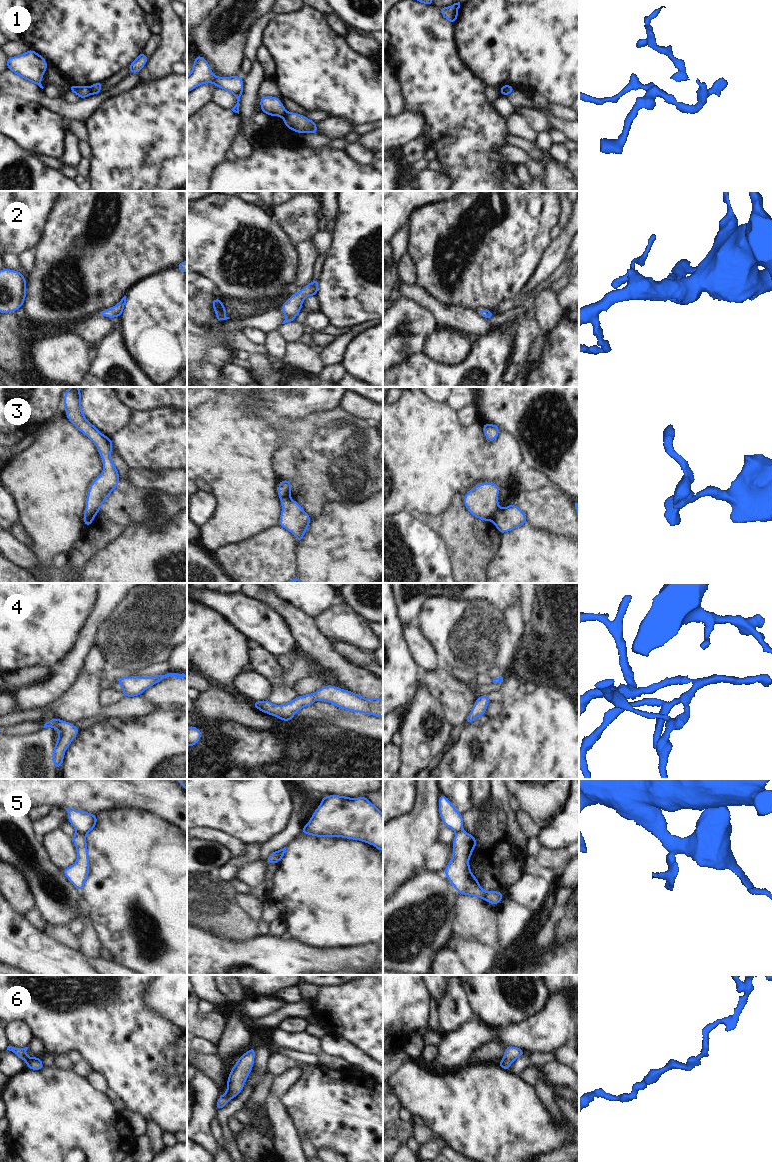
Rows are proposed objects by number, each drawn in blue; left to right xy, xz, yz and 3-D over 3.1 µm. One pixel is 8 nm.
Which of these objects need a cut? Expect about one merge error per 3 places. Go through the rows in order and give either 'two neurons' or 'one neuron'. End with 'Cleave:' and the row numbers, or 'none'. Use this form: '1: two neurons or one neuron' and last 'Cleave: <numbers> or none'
1: two neurons
2: one neuron
3: two neurons
4: one neuron
5: two neurons
6: one neuron
Cleave: 1, 3, 5

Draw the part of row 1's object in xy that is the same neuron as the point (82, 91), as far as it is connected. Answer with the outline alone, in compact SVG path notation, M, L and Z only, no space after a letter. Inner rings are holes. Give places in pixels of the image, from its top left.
M70 85L69 91L72 91L74 94L79 96L81 99L85 99L86 97L90 96L90 94L91 94L90 88L87 86Z

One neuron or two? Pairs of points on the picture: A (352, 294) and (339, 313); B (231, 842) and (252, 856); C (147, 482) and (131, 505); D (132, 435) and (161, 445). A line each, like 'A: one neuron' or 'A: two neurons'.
A: one neuron
B: two neurons
C: two neurons
D: one neuron

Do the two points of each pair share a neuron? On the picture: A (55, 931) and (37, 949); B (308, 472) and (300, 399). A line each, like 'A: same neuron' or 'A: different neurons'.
A: different neurons
B: different neurons

